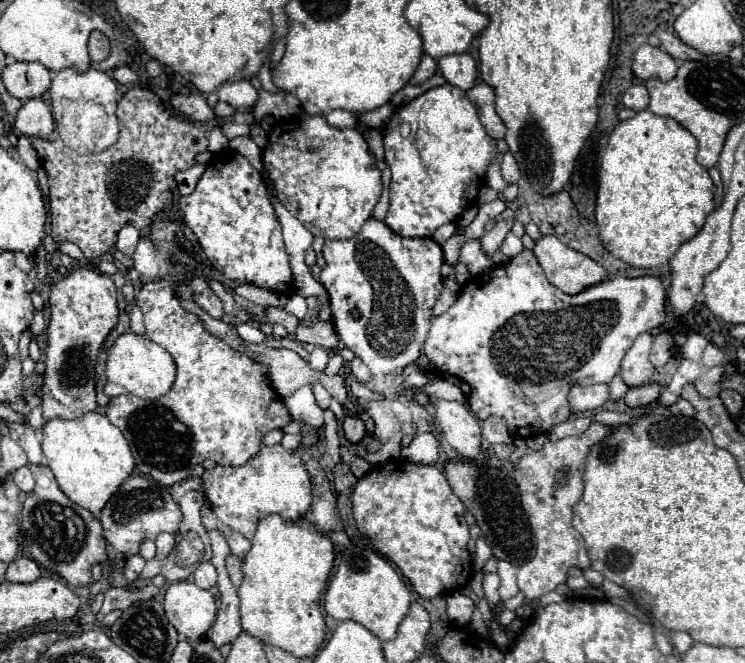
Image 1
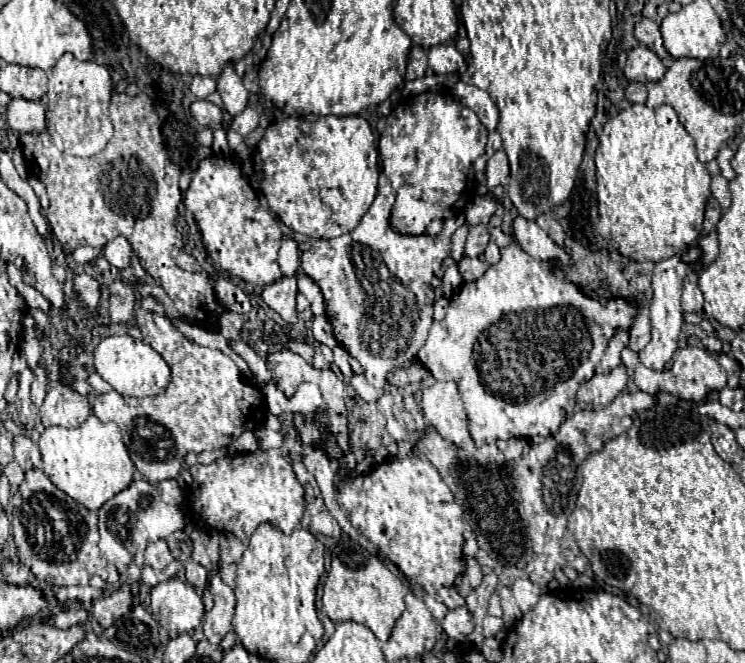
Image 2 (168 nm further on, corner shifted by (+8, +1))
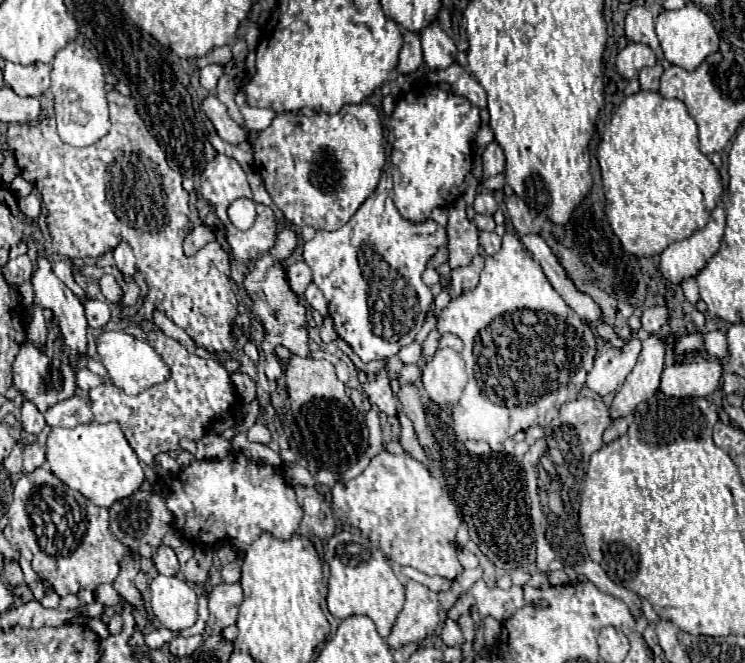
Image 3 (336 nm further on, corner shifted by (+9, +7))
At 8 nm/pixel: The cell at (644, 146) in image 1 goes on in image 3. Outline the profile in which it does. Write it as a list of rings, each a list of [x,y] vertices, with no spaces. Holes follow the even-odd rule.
[[[638,91],[626,97],[612,115],[598,145],[598,163],[606,195],[606,219],[620,239],[626,253],[638,257],[660,255],[668,245],[688,239],[694,231],[704,229],[710,211],[722,195],[720,173],[712,161],[698,149],[698,131],[680,99],[666,99],[658,93]]]

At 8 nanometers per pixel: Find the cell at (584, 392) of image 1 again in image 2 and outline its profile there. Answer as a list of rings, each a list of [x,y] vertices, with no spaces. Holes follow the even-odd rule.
[[[619,365],[609,373],[595,373],[593,379],[585,381],[577,391],[577,401],[591,403],[595,407],[606,407],[627,387],[627,369]]]

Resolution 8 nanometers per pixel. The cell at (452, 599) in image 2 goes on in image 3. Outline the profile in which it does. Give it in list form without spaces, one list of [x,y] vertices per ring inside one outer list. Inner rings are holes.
[[[402,567],[402,573],[404,573],[408,579],[414,579],[414,581],[426,585],[430,591],[436,589],[436,593],[440,593],[440,591],[450,589],[450,581],[448,581],[448,579],[442,579],[442,577],[428,577],[428,575],[424,575],[424,573],[412,569],[412,567]]]

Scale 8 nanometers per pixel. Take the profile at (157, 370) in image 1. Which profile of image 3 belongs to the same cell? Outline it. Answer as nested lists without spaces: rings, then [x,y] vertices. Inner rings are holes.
[[[102,331],[96,339],[100,363],[106,367],[112,383],[120,387],[126,395],[138,395],[152,385],[164,383],[170,377],[170,367],[164,363],[164,359],[156,353],[156,349],[148,341],[140,341],[128,333],[116,333],[116,331]]]

